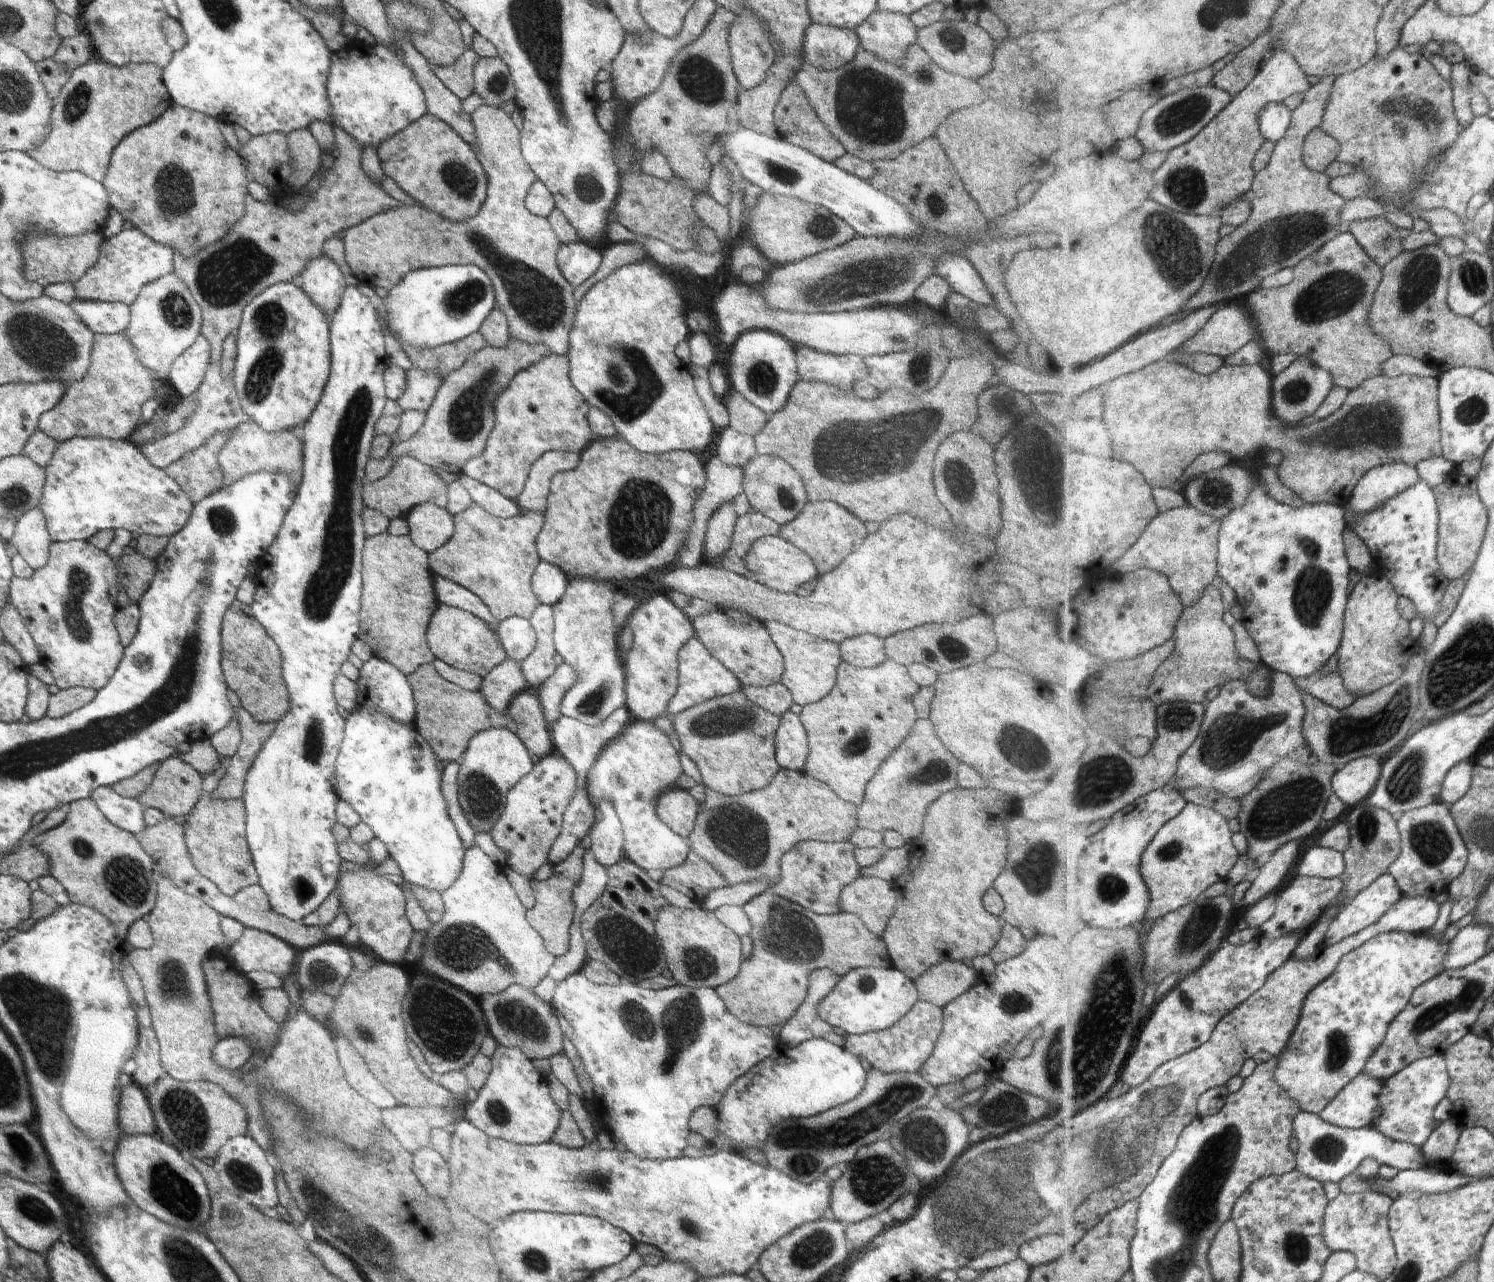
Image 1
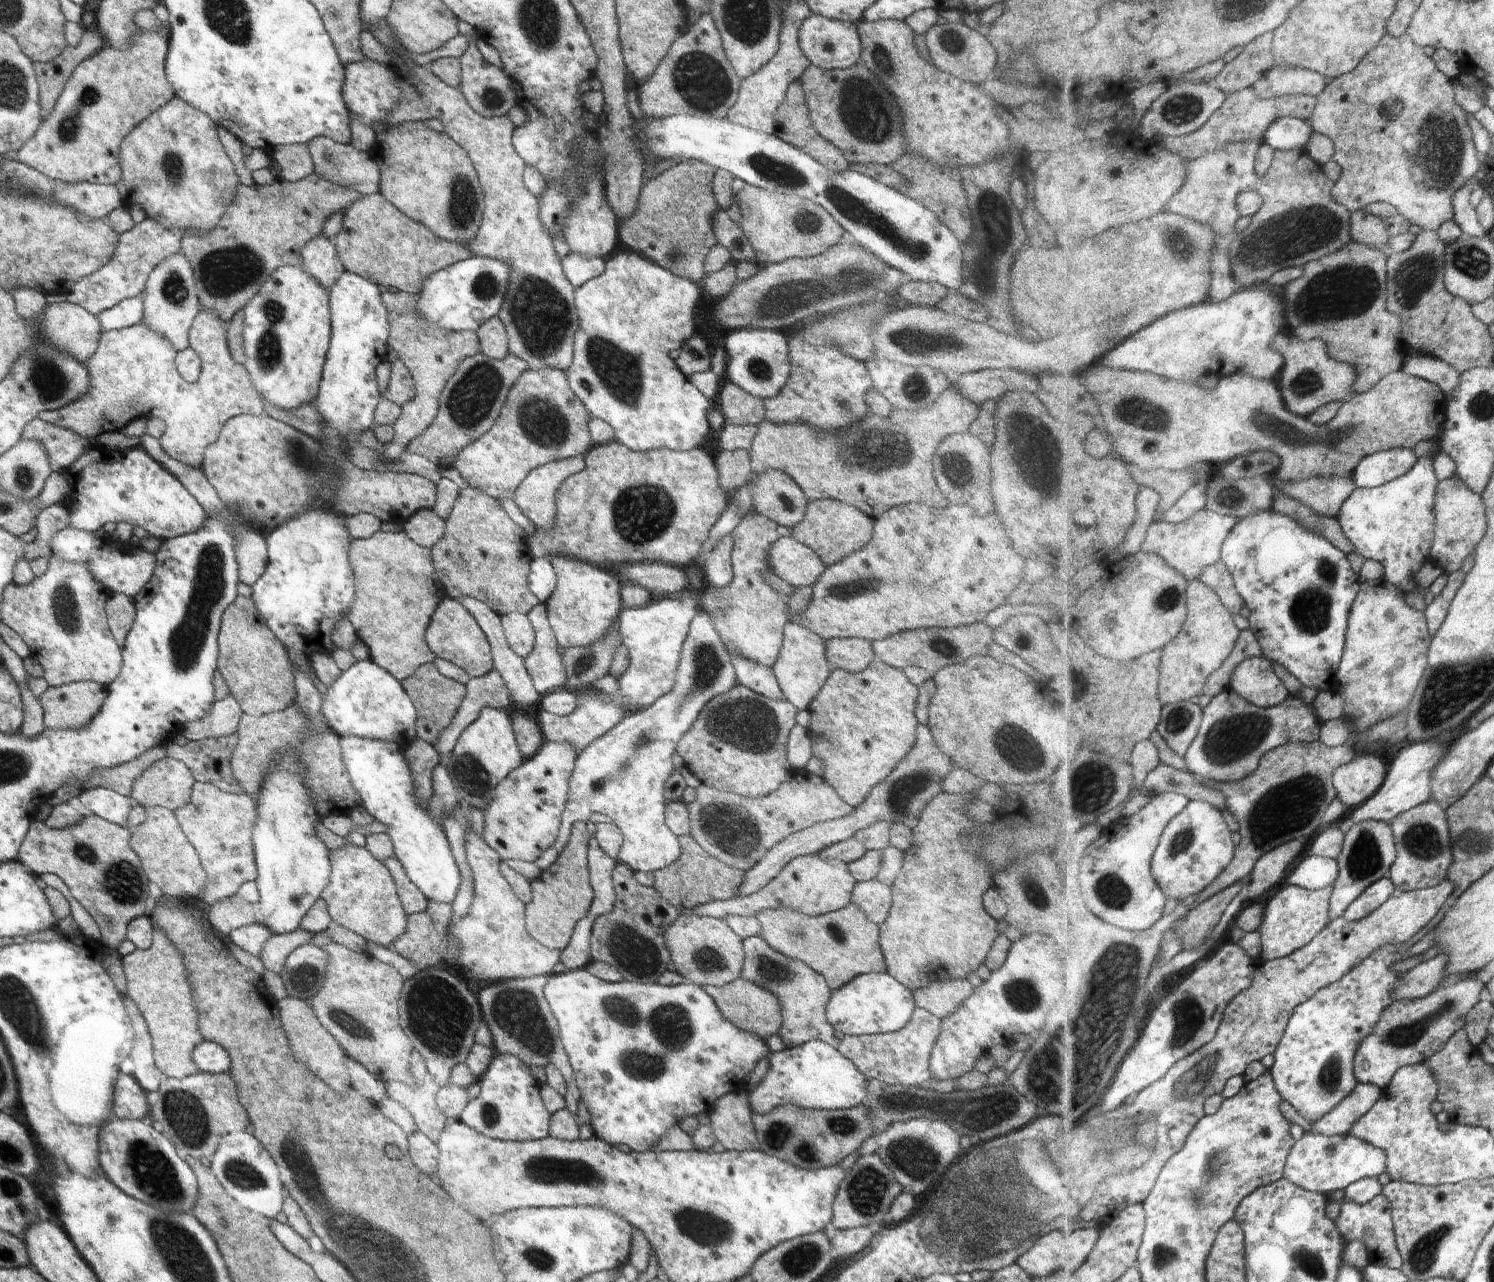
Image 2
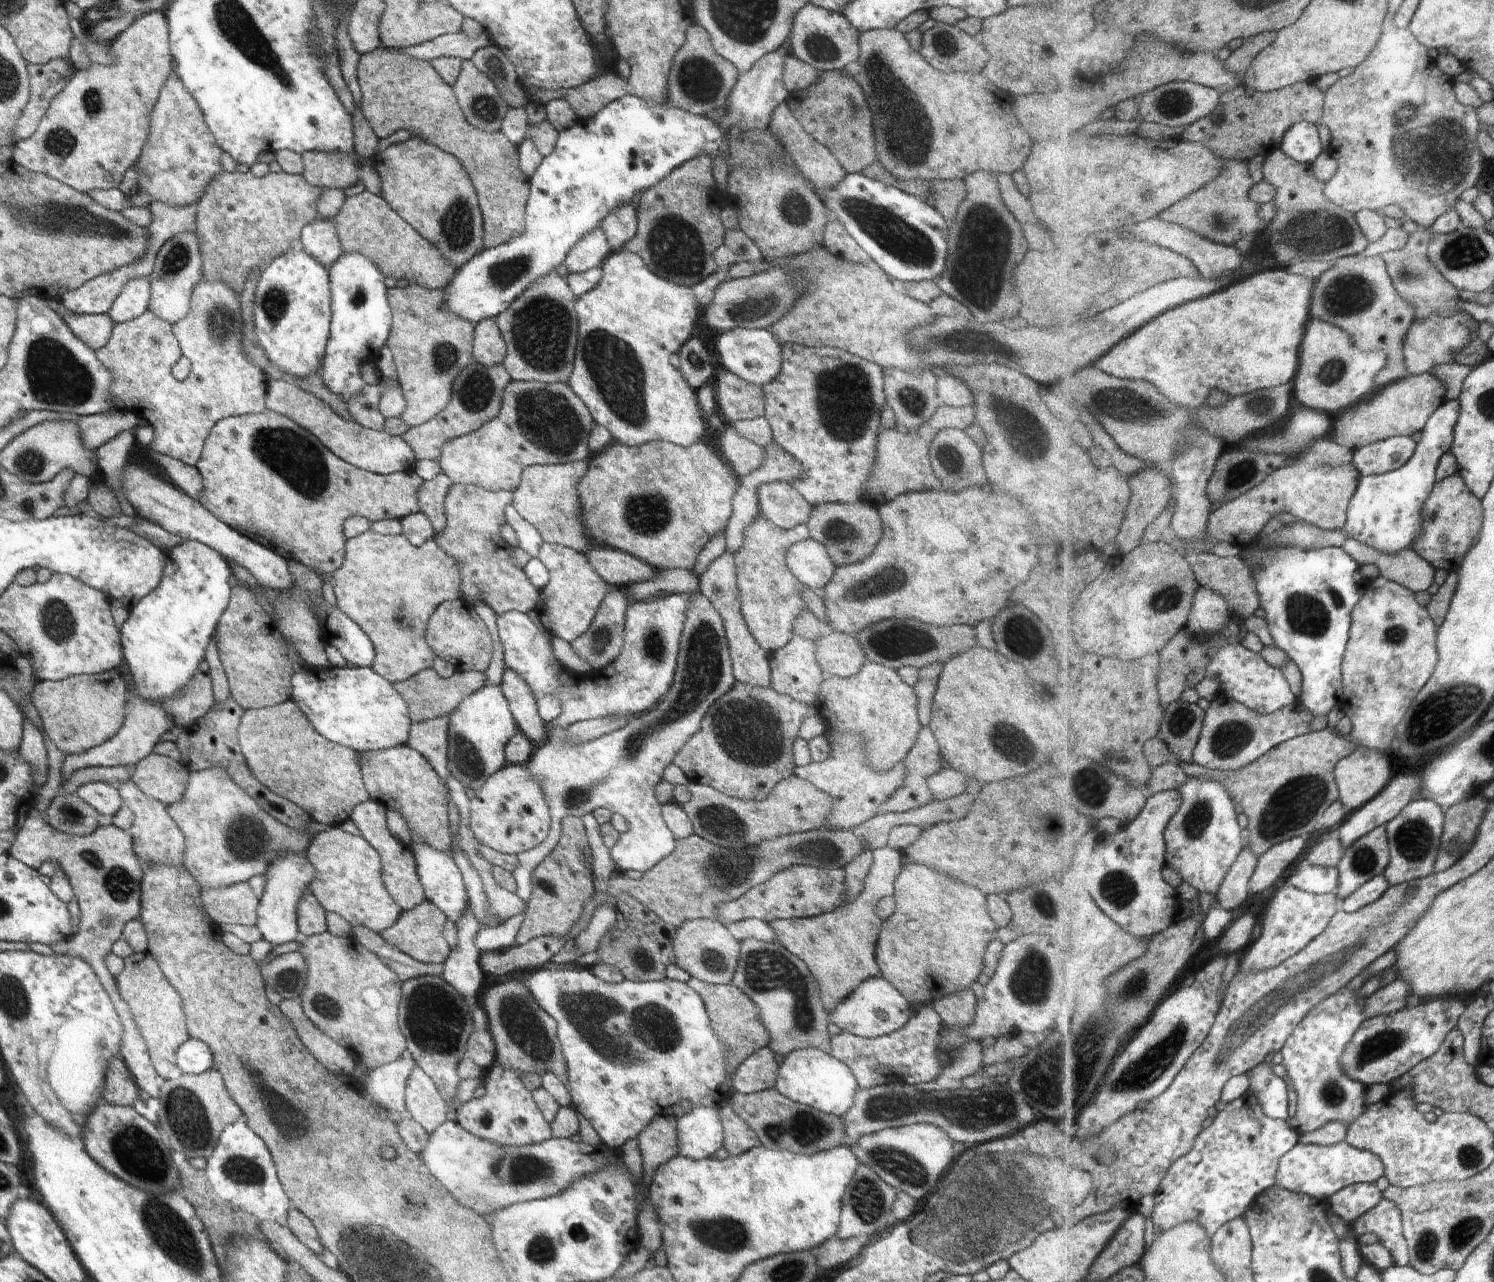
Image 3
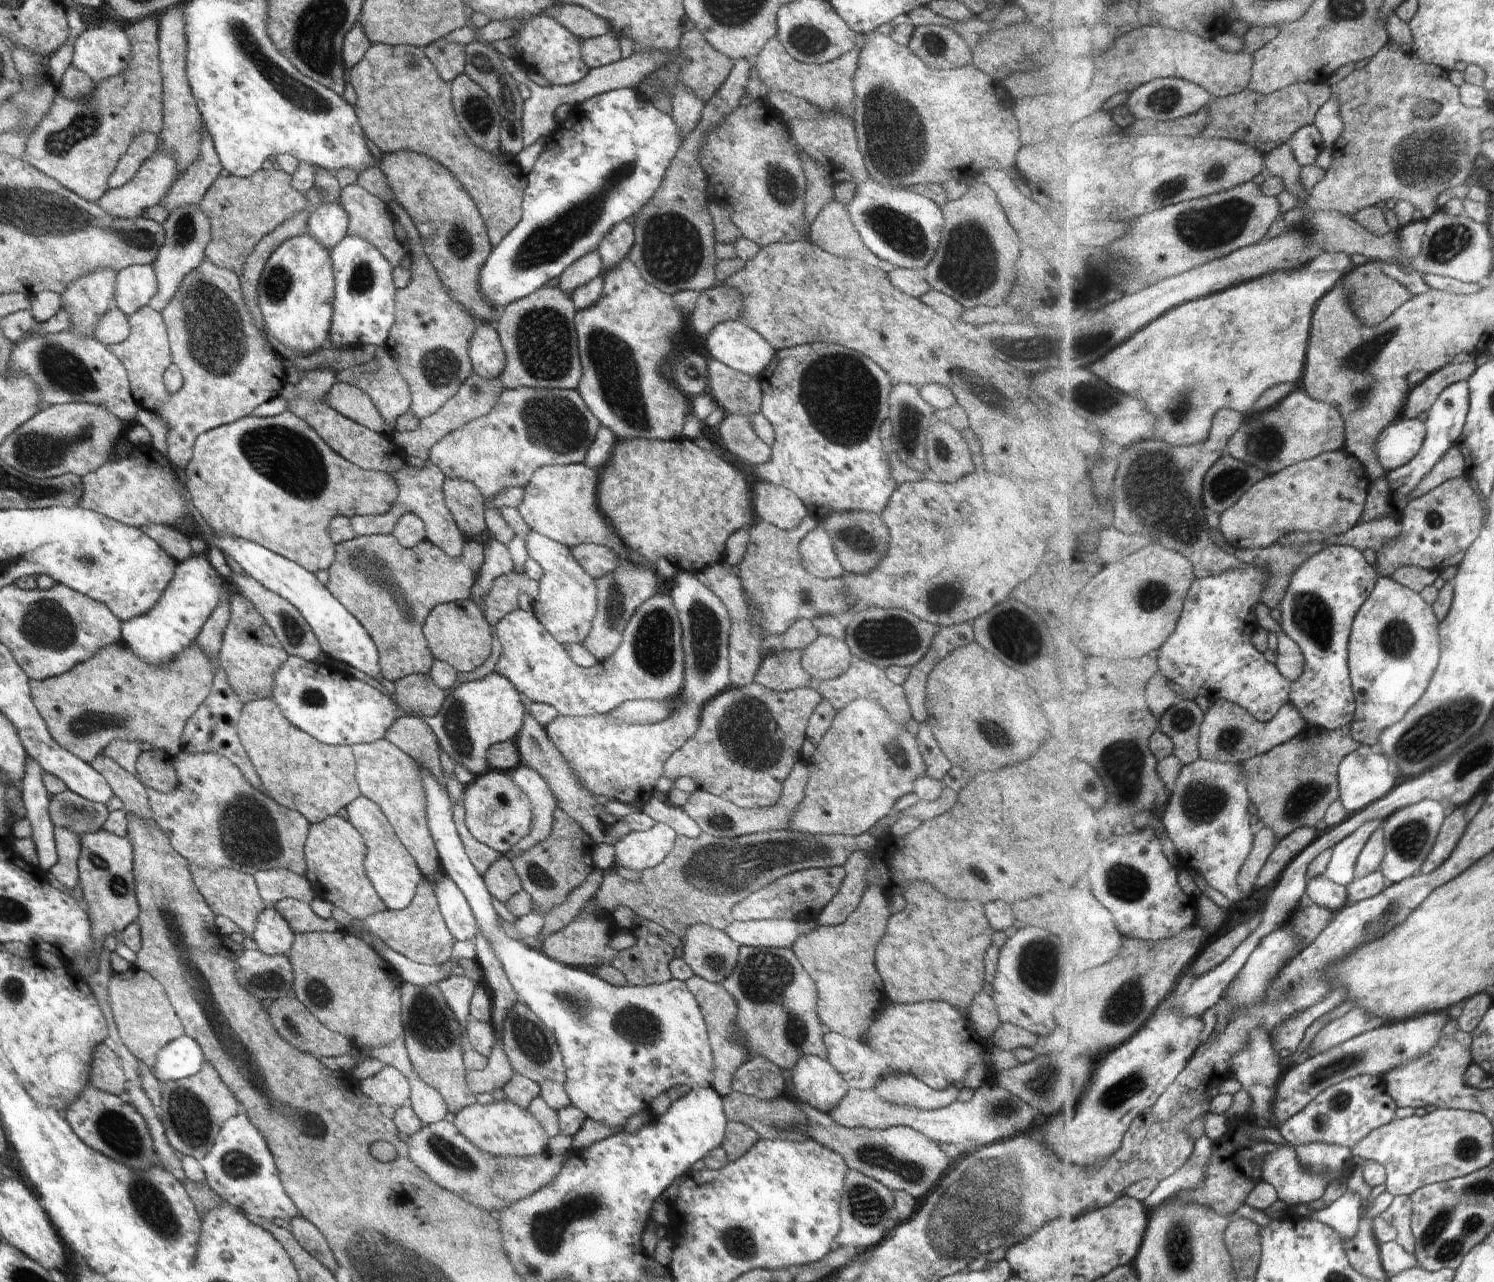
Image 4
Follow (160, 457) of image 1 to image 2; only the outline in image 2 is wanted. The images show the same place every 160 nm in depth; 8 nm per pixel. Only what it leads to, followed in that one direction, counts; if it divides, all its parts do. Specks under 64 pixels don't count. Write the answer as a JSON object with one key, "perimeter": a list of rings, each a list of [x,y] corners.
{"perimeter":[[[200,306],[200,312],[194,318],[192,328],[188,332],[188,346],[198,354],[201,372],[194,384],[184,384],[184,386],[156,386],[156,382],[152,382],[152,372],[146,372],[144,368],[140,368],[140,322],[119,330],[102,331],[98,350],[86,362],[86,368],[90,374],[88,392],[64,408],[56,411],[41,411],[37,418],[59,428],[72,430],[78,436],[88,438],[88,440],[96,439],[102,432],[122,430],[126,424],[140,416],[147,420],[159,418],[166,424],[166,431],[159,439],[160,447],[164,452],[182,464],[200,468],[203,466],[206,446],[218,440],[222,426],[230,418],[239,415],[259,416],[265,413],[262,396],[252,386],[248,370],[243,365],[237,364],[230,355],[227,327],[228,324],[216,314],[216,310]]]}

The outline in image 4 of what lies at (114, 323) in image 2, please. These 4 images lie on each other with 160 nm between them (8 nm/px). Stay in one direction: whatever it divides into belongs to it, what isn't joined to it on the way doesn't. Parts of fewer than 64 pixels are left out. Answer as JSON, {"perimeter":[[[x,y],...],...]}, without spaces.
{"perimeter":[[[133,265],[116,274],[116,308],[130,317],[147,306],[158,292],[158,282],[152,265]]]}

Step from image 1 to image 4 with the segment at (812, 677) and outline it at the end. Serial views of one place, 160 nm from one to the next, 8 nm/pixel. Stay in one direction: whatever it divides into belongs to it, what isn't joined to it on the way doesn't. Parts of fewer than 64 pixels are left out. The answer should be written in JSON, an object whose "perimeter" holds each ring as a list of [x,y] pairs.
{"perimeter":[[[802,651],[778,652],[766,656],[758,666],[754,683],[774,691],[796,690],[796,688],[813,687],[810,676],[806,676],[800,668]]]}

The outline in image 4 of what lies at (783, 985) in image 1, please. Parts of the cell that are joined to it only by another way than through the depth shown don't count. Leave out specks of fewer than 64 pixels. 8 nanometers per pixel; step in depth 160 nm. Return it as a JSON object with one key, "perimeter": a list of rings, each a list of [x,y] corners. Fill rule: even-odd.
{"perimeter":[[[870,886],[863,893],[856,910],[848,916],[843,924],[820,926],[816,922],[814,923],[816,928],[810,930],[808,934],[800,934],[790,948],[815,983],[817,989],[815,1010],[818,1020],[821,1024],[826,1025],[832,1033],[850,1038],[850,1040],[864,1037],[870,1026],[868,1018],[872,1018],[876,1014],[876,1008],[880,1008],[880,1004],[884,1004],[884,1000],[886,1000],[882,978],[875,968],[875,950],[886,933],[886,926],[892,914],[888,910],[887,900],[888,897],[878,886]],[[694,975],[685,984],[696,1002],[698,1002],[704,1016],[714,1060],[714,1080],[712,1080],[711,1088],[716,1090],[720,1097],[724,1098],[733,1092],[732,1076],[734,1076],[734,1072],[752,1058],[752,1056],[748,1056],[748,1050],[744,1048],[744,1044],[738,1042],[738,1030],[736,1030],[736,1024],[734,1024],[737,1012],[736,1002],[732,1000],[732,996],[724,990],[720,983],[710,983]]]}

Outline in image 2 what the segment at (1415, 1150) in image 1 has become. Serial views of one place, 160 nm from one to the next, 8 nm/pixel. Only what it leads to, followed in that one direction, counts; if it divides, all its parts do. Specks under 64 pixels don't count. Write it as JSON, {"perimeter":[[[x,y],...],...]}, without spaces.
{"perimeter":[[[1288,1100],[1282,1102],[1282,1114],[1292,1122],[1299,1124],[1305,1130],[1305,1135],[1295,1144],[1287,1162],[1287,1177],[1296,1186],[1306,1190],[1322,1192],[1329,1197],[1342,1196],[1344,1191],[1352,1184],[1382,1176],[1388,1171],[1388,1153],[1382,1148],[1360,1140],[1358,1136],[1350,1133],[1344,1136],[1326,1136],[1314,1134],[1313,1124],[1304,1116],[1300,1116],[1298,1109]]]}

